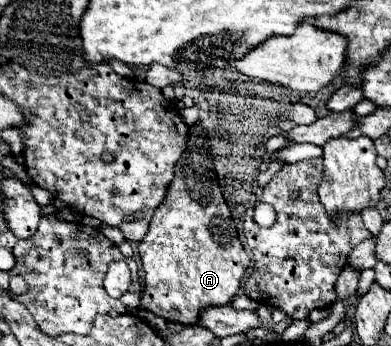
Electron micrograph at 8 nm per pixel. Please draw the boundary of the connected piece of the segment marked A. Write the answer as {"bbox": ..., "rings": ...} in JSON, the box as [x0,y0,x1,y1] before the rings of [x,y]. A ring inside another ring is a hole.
{"bbox":[138,122,250,324],"rings":[[[200,122],[192,124],[184,154],[176,162],[176,172],[174,172],[176,184],[174,180],[170,182],[164,202],[154,210],[148,234],[138,244],[138,252],[144,268],[144,290],[142,290],[140,306],[146,308],[148,312],[154,312],[156,316],[162,316],[166,320],[174,320],[180,324],[196,324],[200,310],[206,306],[230,304],[232,296],[240,288],[240,280],[244,278],[250,266],[250,256],[244,252],[238,240],[236,224],[232,222],[230,208],[226,206],[226,200],[222,196],[218,176],[214,170],[214,156],[210,148],[212,148],[212,138],[208,130]]]}

